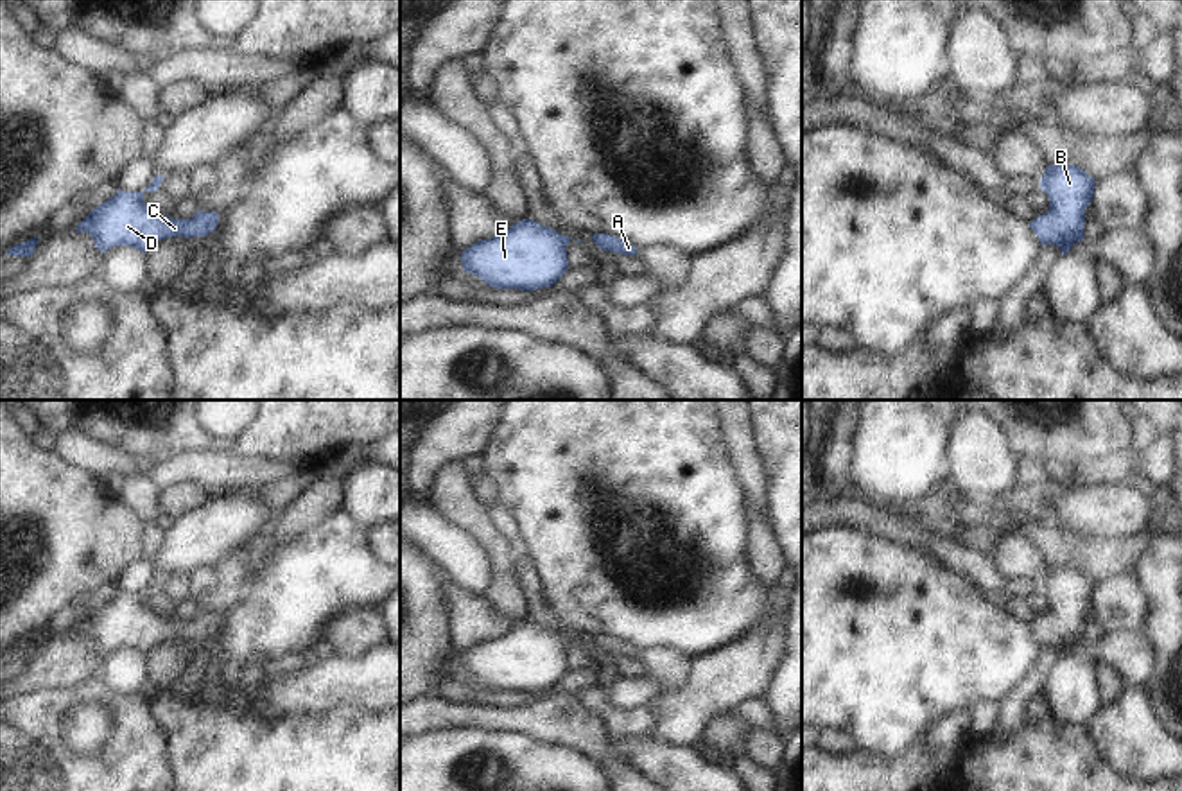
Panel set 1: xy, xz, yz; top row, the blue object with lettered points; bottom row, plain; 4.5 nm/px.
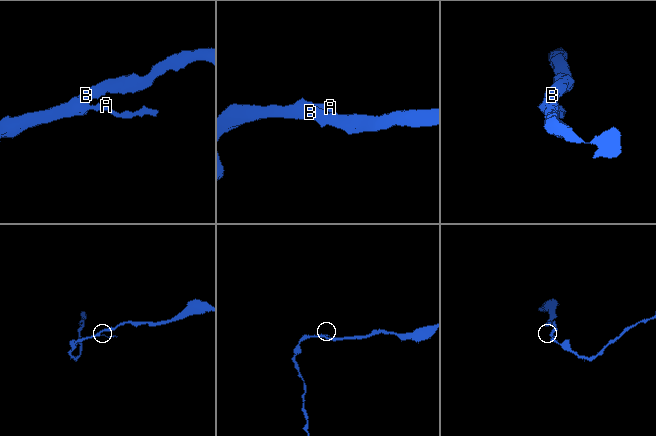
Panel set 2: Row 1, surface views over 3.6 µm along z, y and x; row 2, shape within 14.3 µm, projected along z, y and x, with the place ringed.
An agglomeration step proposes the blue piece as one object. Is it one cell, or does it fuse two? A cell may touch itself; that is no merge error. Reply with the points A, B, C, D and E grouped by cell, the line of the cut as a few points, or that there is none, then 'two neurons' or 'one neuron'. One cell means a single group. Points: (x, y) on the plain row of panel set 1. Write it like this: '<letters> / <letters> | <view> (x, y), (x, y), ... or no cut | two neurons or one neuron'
A B C D E | no cut | one neuron

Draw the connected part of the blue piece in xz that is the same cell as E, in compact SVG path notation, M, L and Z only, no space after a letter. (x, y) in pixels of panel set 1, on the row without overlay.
M533 621L461 655L466 674L495 691L536 692L554 687L569 671L565 648L574 642Z

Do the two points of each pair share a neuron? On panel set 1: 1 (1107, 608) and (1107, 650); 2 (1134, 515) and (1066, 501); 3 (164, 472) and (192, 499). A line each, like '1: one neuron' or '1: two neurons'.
1: two neurons
2: one neuron
3: two neurons

